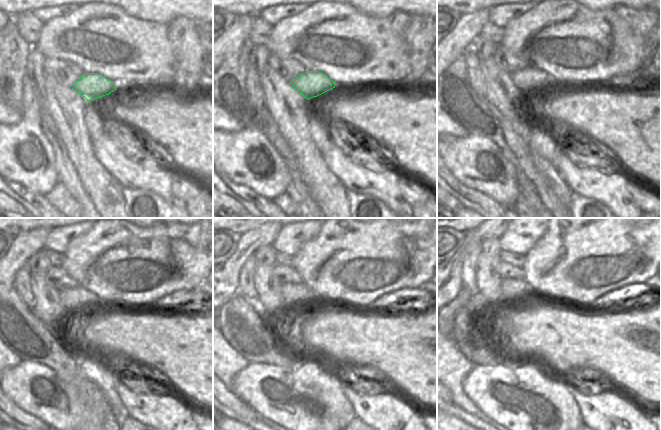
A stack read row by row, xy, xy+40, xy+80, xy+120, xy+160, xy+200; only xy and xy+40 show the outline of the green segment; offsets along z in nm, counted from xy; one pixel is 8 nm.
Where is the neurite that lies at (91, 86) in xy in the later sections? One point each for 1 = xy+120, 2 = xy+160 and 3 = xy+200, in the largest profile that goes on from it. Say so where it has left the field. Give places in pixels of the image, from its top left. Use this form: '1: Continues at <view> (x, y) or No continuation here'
1: Continues at xy+120 (75, 298)
2: Continues at xy+160 (292, 294)
3: Continues at xy+200 (511, 289)

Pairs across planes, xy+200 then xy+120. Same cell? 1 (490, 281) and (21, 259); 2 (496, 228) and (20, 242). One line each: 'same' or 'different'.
1: different
2: same

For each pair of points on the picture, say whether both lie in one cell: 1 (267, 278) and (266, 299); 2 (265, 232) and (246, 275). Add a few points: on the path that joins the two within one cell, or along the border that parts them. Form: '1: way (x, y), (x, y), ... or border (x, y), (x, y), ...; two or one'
1: way (267, 283), (267, 294); one
2: border (252, 255), (242, 266), (238, 275); two

